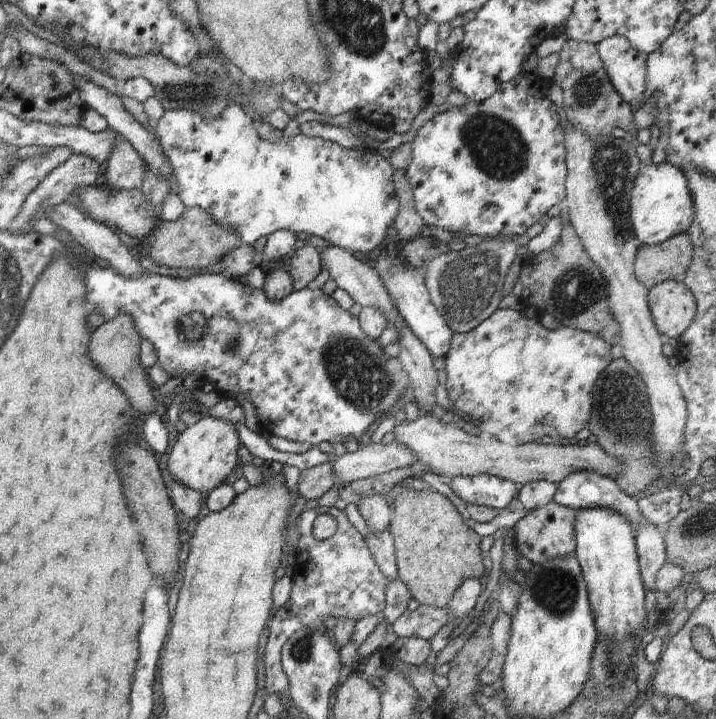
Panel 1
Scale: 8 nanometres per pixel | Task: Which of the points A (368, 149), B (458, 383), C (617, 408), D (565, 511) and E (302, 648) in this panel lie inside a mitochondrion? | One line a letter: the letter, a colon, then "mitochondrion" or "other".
A: other
B: other
C: mitochondrion
D: other
E: mitochondrion

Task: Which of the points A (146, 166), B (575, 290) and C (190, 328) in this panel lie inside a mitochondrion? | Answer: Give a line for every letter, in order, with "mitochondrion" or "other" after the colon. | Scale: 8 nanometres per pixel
A: other
B: mitochondrion
C: mitochondrion

